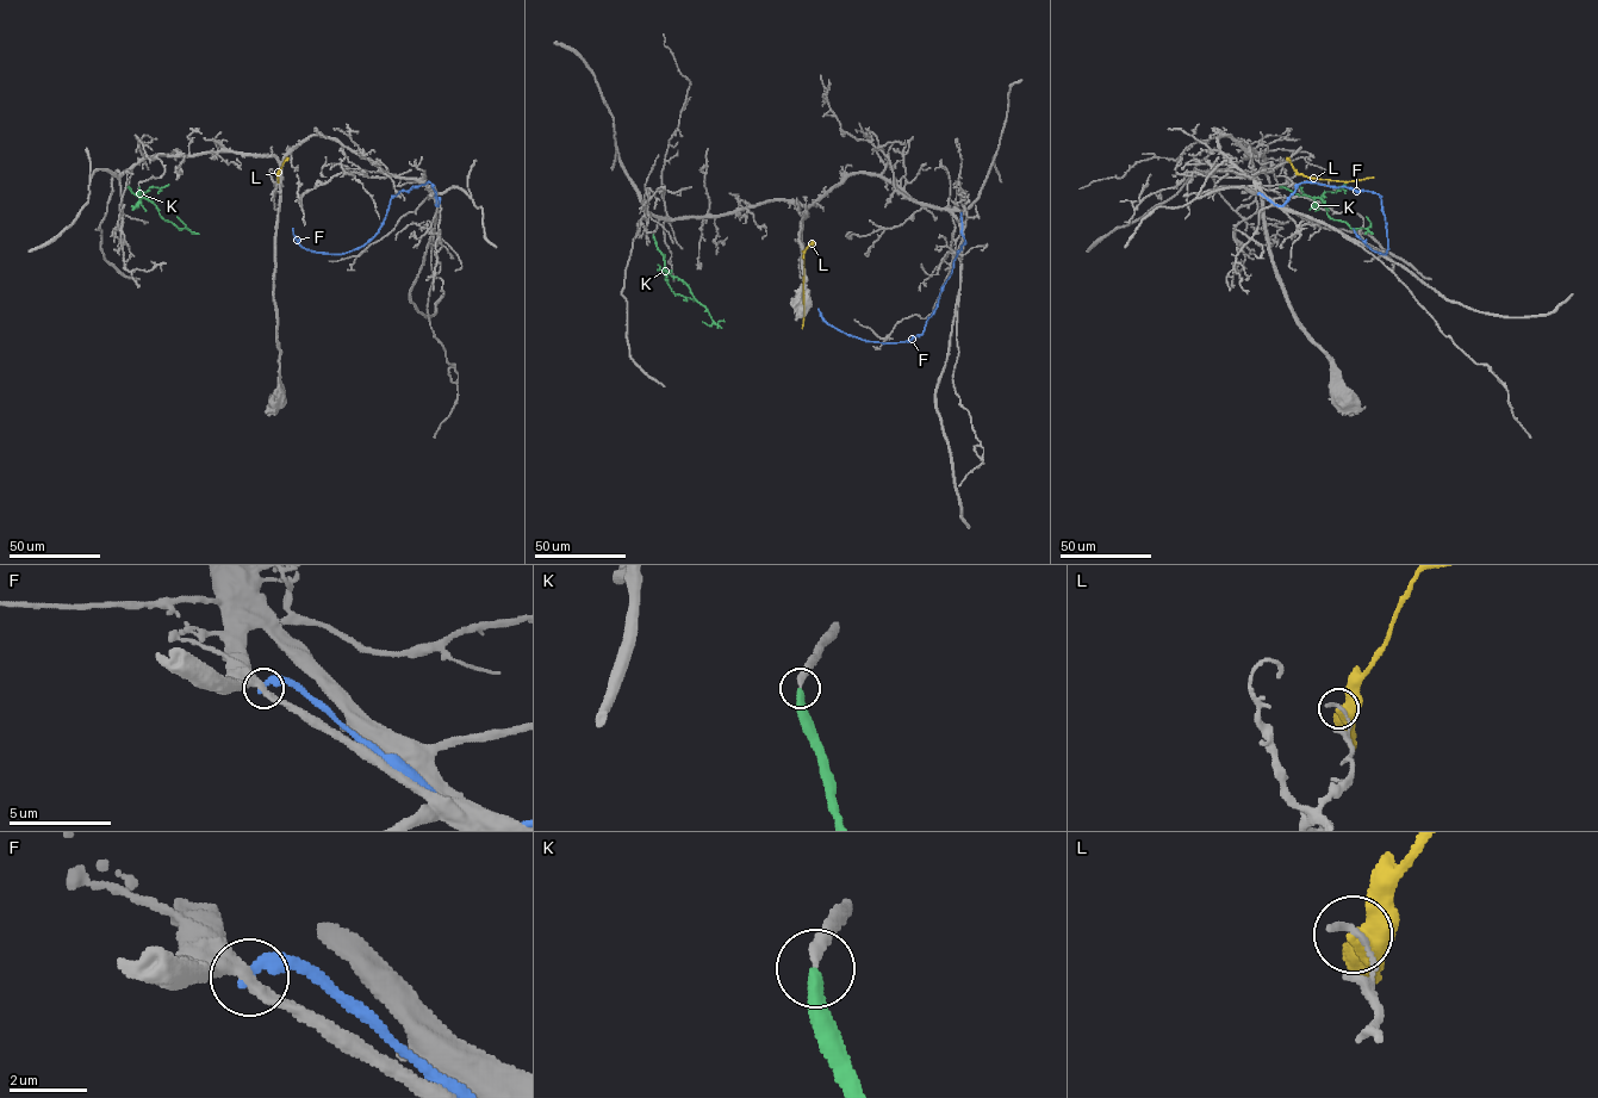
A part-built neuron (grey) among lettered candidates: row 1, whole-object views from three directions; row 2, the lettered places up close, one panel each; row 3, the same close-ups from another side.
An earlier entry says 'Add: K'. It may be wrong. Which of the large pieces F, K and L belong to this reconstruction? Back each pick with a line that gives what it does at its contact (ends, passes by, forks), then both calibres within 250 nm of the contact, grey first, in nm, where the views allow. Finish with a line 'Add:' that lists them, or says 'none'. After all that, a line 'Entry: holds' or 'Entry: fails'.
K: it ends; calibres 300 and 440 nm
Add: K
Entry: holds

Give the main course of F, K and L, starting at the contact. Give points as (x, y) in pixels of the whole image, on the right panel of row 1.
F: (1257, 193), (1281, 206), (1303, 182), (1345, 186), (1379, 196), (1386, 253), (1370, 248), (1353, 228)
K: (1280, 186), (1318, 197), (1330, 217), (1344, 222), (1353, 229), (1367, 228), (1370, 223), (1366, 216)
L: (1295, 173), (1338, 181), (1374, 177)

